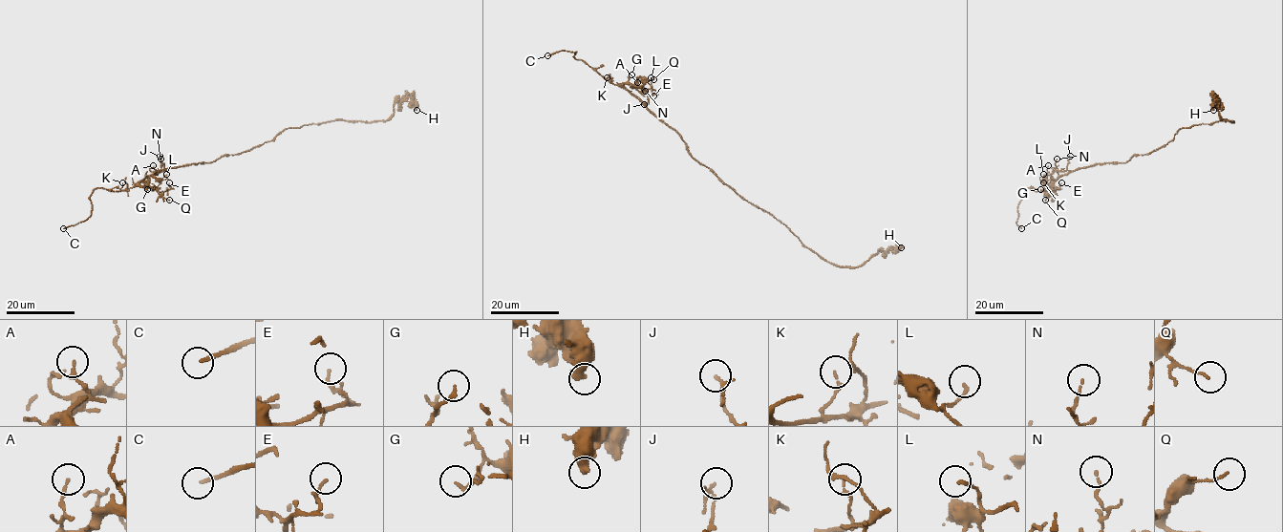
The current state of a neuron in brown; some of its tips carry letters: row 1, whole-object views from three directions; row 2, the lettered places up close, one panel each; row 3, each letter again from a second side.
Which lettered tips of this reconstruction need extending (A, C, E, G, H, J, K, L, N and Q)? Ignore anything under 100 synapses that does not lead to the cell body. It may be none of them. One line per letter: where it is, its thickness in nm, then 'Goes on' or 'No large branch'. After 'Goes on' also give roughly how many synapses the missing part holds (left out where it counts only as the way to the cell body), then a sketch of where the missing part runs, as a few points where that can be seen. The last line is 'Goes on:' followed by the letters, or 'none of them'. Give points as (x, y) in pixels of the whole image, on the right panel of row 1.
A: Place: (1048, 165). Thickness 160 nm. No large branch
C: Place: (1021, 228). Thickness 170 nm. Goes on. Course of what is missing: (1021, 228), (1027, 231), (1034, 228), (1036, 223)
E: Place: (1061, 182). Thickness 130 nm. No large branch
G: Place: (1040, 189). Thickness 150 nm. No large branch
H: Place: (1213, 110). Thickness 500 nm. No large branch
J: Place: (1070, 156). Thickness 140 nm. No large branch
K: Place: (1043, 182). Thickness 120 nm. No large branch
L: Place: (1043, 174). Thickness 130 nm. No large branch
N: Place: (1057, 159). Thickness 80 nm. No large branch
Q: Place: (1045, 200). Thickness 100 nm. No large branch
Goes on: C

